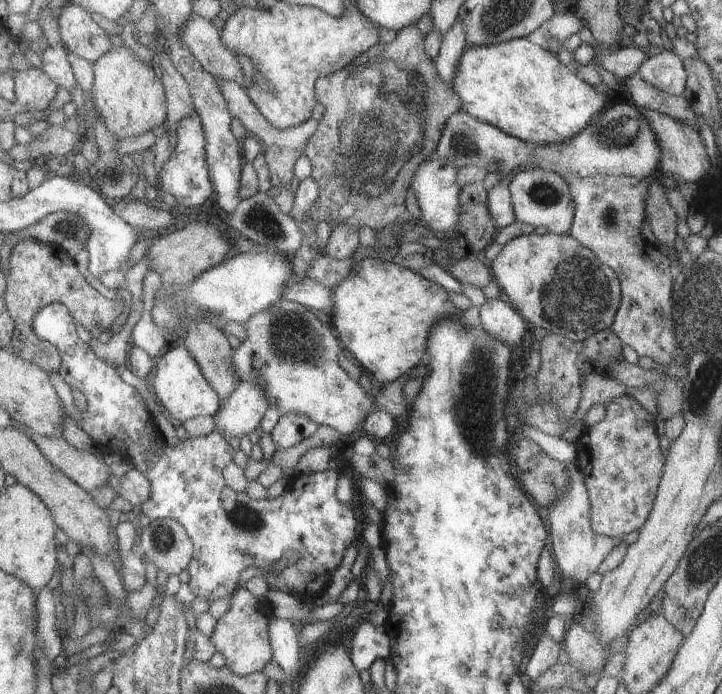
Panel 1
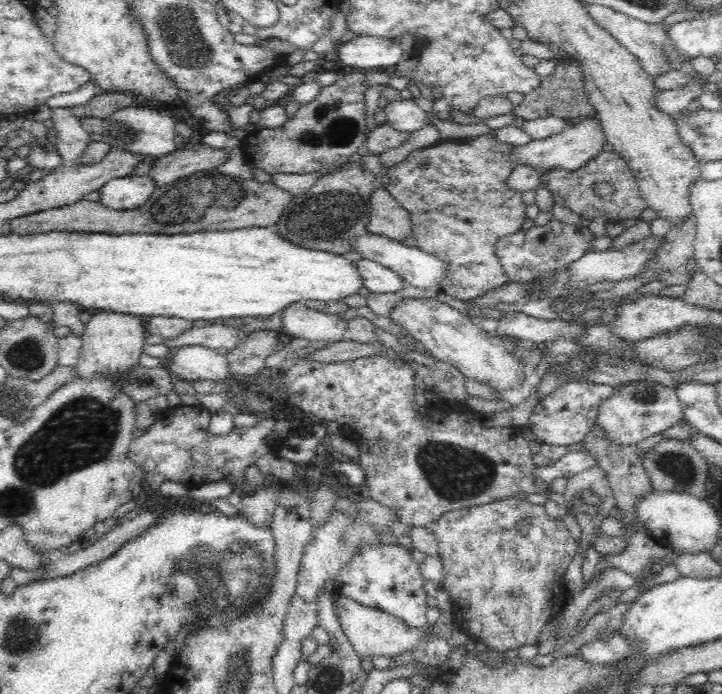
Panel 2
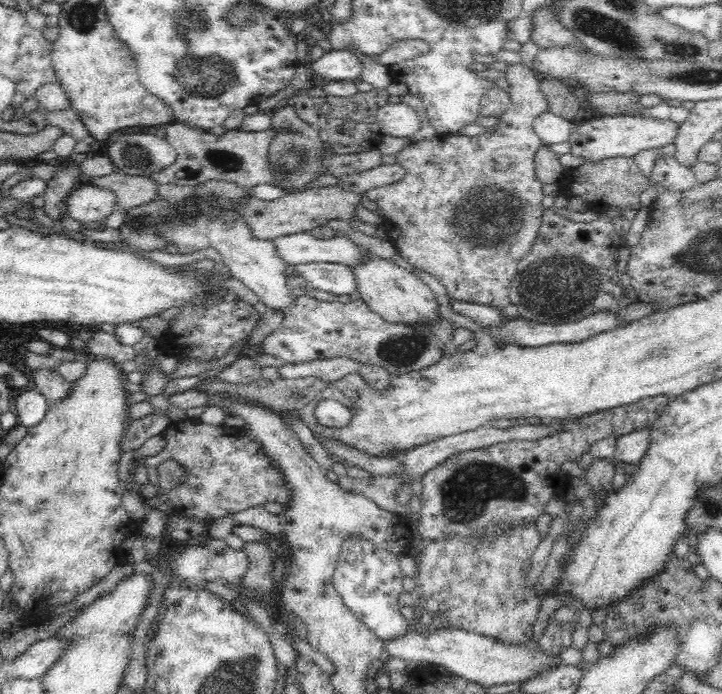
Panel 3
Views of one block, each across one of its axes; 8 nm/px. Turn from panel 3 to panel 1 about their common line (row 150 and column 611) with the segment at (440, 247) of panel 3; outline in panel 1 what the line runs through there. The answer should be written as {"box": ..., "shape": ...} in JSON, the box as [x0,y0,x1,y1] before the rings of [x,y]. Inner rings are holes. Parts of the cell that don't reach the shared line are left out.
{"box":[574,393,664,537],"shape":[[[623,393],[604,404],[605,414],[592,426],[584,426],[574,440],[576,465],[579,467],[590,504],[590,529],[604,537],[623,537],[643,526],[655,498],[658,480],[664,469],[664,457],[659,449],[660,426],[631,396]]]}

